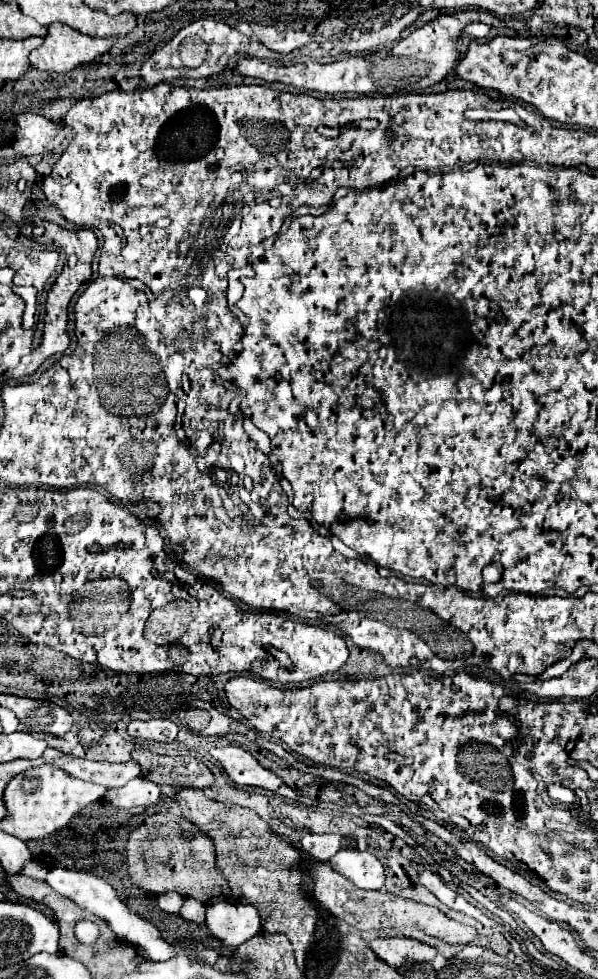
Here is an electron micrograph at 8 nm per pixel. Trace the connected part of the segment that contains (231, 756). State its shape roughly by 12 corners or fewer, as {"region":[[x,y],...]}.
{"region":[[235,745],[211,755],[237,785],[263,787],[298,802],[309,799],[283,784]]}

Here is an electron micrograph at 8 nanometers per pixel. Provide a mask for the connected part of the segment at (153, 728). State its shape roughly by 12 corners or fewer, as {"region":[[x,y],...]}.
{"region":[[167,719],[131,721],[129,735],[173,741],[179,727]]}

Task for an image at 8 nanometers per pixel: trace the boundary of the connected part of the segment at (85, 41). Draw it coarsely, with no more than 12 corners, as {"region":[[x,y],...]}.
{"region":[[53,23],[29,53],[33,69],[67,73],[111,49],[113,37],[93,39]]}

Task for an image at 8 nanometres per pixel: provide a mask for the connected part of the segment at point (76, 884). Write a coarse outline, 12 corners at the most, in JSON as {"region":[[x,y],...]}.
{"region":[[55,867],[47,883],[151,961],[175,955],[101,877]]}

